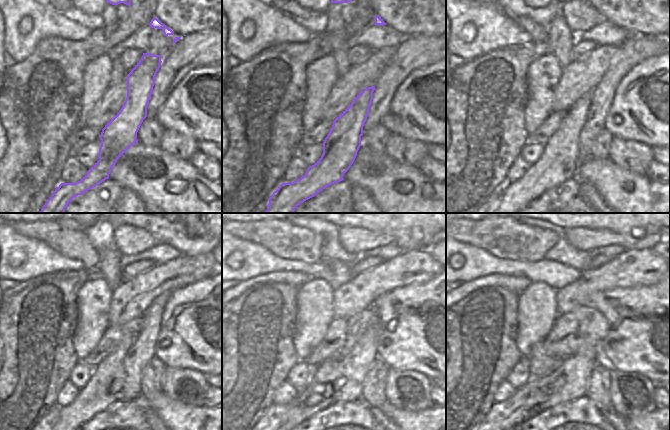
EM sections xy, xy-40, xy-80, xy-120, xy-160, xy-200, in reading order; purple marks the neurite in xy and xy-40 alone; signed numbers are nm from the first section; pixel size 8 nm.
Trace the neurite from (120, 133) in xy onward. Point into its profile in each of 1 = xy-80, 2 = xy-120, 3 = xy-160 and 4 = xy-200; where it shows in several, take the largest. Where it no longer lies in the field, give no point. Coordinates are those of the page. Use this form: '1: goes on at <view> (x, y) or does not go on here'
1: goes on at xy-80 (562, 153)
2: goes on at xy-120 (96, 396)
3: goes on at xy-160 (319, 396)
4: goes on at xy-200 (557, 375)

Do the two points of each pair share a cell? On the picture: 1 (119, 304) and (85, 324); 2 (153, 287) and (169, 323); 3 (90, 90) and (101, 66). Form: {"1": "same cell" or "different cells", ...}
{"1": "different cells", "2": "different cells", "3": "same cell"}

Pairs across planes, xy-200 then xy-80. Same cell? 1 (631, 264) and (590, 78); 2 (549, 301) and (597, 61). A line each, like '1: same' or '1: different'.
1: same
2: different

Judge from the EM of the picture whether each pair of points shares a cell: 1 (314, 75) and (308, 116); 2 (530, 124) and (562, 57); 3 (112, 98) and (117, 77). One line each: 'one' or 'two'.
1: one
2: two
3: two

